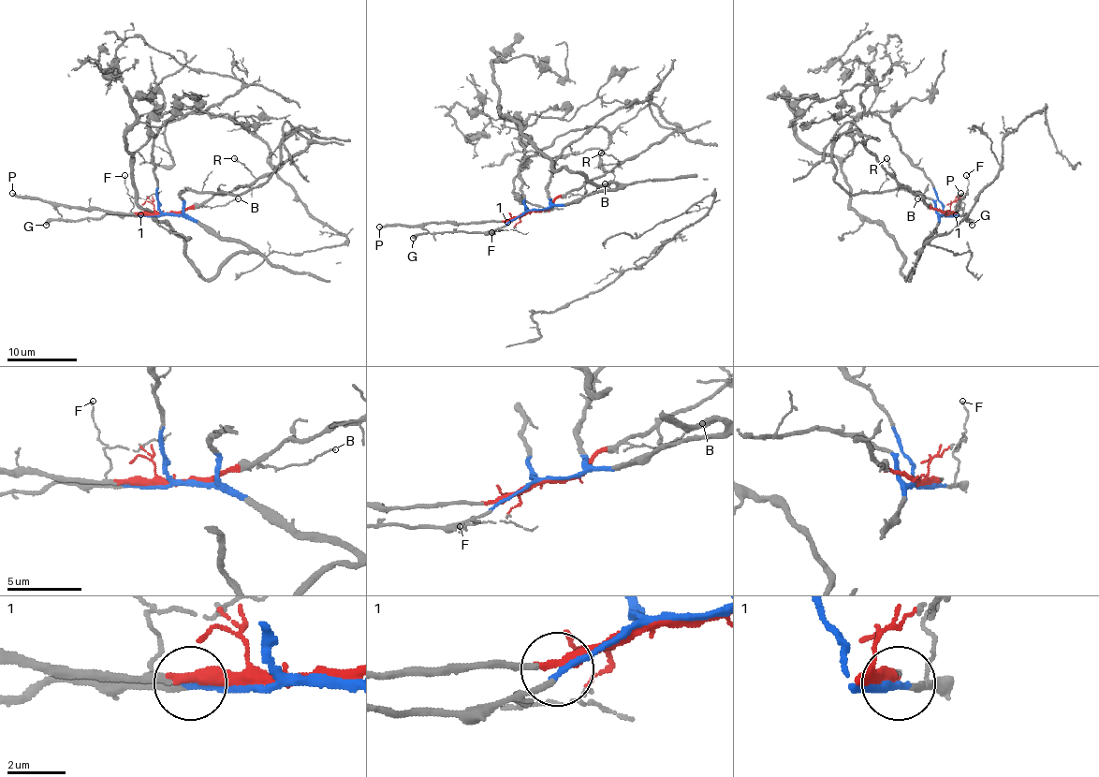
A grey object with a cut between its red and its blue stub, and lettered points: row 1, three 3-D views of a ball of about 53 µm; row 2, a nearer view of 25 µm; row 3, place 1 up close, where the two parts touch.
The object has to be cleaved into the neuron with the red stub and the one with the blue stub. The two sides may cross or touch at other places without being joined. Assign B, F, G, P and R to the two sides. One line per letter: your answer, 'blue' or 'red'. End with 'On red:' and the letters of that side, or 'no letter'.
B: red
F: blue
G: blue
P: red
R: red
On red: B, P, R

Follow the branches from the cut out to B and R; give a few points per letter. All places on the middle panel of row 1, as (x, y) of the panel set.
B: (534, 212), (546, 210), (567, 194), (590, 194), (606, 183)
R: (534, 212), (542, 212), (558, 197), (564, 197), (622, 162), (611, 155), (600, 153)

